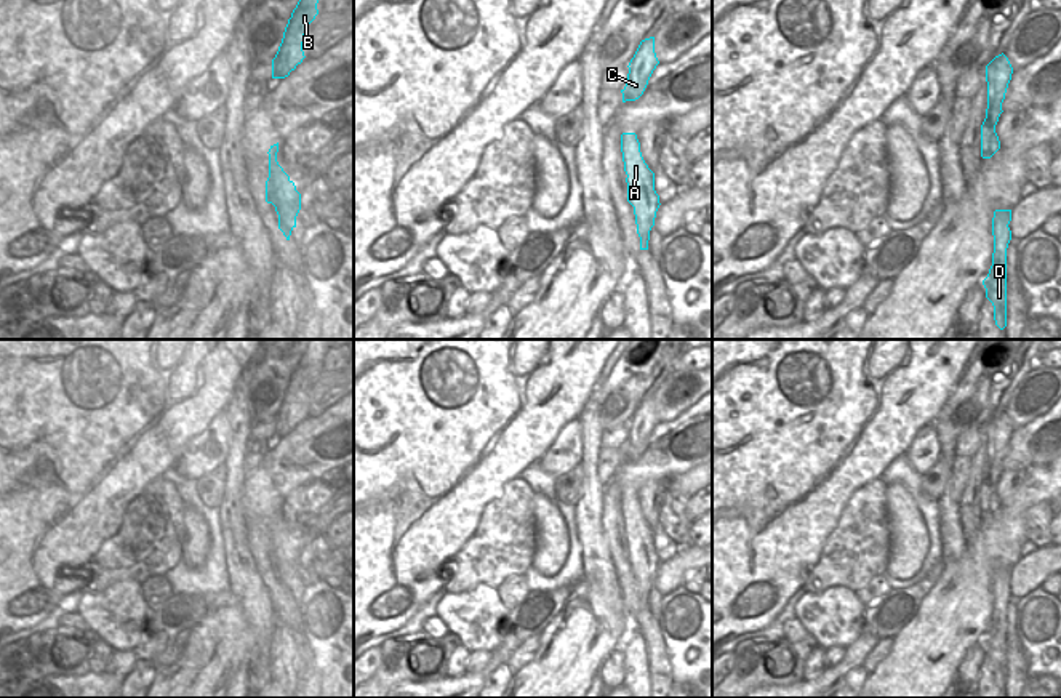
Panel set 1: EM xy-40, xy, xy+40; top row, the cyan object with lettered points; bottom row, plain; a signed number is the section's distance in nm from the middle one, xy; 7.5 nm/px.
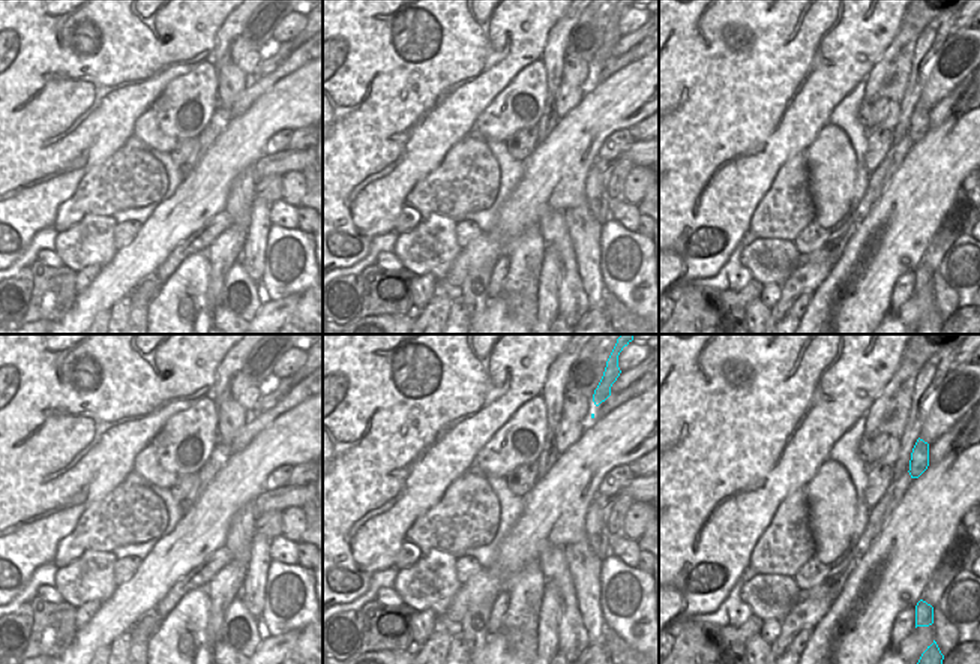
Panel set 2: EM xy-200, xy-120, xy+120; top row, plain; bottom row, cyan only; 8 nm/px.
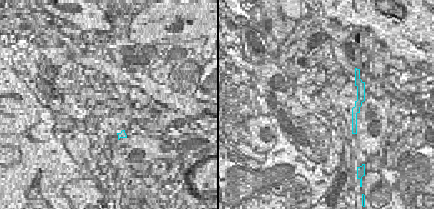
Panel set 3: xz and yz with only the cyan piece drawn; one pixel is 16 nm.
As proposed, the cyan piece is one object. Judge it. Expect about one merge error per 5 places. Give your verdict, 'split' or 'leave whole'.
leave whole

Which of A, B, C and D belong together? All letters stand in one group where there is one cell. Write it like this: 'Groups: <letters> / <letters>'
Groups: A B C D

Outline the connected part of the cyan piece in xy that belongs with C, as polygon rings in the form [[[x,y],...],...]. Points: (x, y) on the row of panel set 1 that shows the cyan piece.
[[[655,37],[642,40],[634,58],[627,66],[629,67],[627,83],[621,90],[623,102],[635,101],[643,94],[648,80],[658,64],[659,61],[655,53]]]

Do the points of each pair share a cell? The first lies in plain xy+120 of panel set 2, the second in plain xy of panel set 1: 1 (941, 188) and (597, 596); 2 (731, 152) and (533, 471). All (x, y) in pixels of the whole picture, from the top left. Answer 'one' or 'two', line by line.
1: one
2: two

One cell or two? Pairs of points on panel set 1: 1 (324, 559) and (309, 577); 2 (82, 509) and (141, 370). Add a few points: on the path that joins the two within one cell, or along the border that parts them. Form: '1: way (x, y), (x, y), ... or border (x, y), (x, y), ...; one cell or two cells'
1: way (320, 564), (312, 572); one cell
2: way (82, 474), (82, 433), (109, 405); one cell

